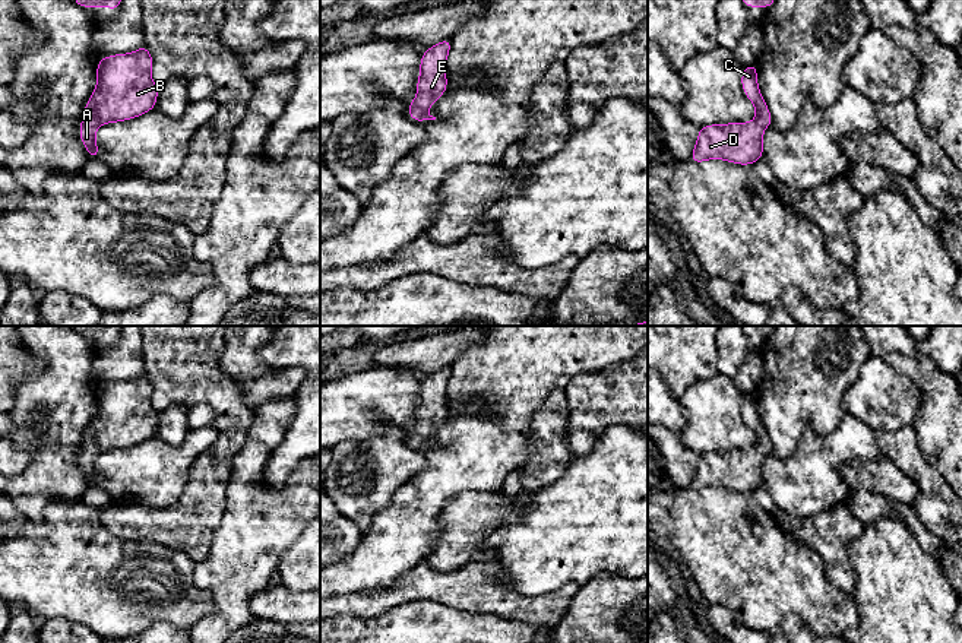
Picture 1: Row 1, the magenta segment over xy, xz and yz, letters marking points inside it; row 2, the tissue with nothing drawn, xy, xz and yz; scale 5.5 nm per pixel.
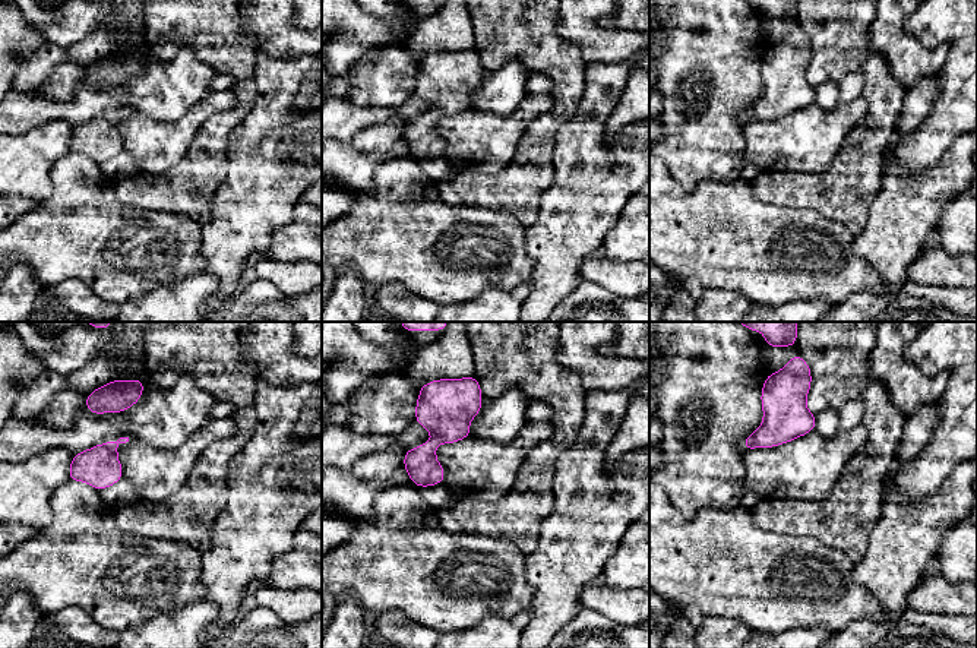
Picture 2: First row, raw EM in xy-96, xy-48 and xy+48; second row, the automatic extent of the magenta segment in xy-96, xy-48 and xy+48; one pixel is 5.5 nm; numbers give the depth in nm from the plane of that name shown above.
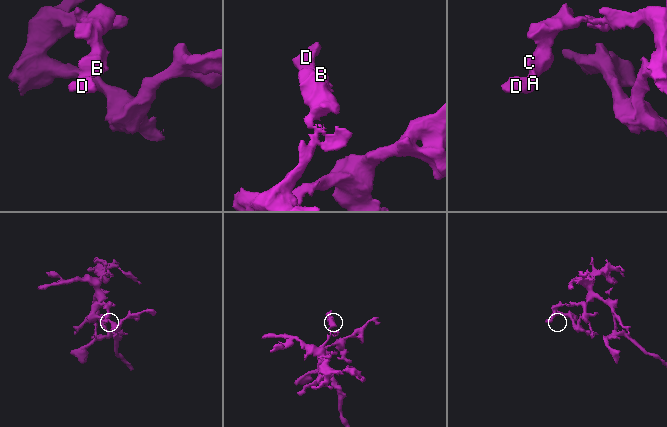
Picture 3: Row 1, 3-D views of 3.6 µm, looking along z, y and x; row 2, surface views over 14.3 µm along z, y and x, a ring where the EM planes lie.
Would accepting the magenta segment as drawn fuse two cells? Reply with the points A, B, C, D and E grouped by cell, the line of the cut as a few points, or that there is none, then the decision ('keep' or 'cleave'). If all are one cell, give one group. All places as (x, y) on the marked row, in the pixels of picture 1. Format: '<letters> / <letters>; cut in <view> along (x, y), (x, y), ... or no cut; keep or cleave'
A B C D E; no cut; keep

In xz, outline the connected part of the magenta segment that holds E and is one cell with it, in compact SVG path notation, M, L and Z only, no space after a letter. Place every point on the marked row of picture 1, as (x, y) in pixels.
M446 38L427 48L421 57L417 96L406 105L406 111L415 123L436 120L427 110L447 91L446 58L450 48L452 38Z

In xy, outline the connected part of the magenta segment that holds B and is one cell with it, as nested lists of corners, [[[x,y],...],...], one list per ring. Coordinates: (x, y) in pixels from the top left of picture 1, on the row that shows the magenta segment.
[[[145,44],[129,54],[99,58],[96,88],[79,127],[89,159],[96,159],[101,153],[95,142],[95,132],[101,124],[132,120],[155,108],[158,86],[151,77],[152,64]]]

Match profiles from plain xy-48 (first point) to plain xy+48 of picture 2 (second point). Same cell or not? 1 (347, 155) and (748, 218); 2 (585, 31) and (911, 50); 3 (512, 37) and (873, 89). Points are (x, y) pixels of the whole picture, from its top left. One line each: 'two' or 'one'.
1: two
2: one
3: one

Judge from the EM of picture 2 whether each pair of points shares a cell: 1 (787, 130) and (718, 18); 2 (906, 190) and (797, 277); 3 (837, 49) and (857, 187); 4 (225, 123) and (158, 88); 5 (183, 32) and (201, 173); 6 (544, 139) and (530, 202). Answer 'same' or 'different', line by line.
1: different
2: different
3: same
4: different
5: same
6: same

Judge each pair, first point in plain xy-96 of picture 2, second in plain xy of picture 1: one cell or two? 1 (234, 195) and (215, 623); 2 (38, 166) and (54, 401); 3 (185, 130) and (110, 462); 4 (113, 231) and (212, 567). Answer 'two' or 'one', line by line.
1: one
2: one
3: one
4: two

